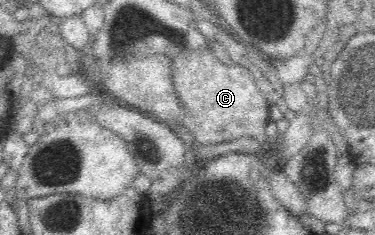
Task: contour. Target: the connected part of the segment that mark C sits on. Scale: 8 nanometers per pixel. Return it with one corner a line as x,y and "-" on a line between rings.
211,48
184,50
171,60
173,88
183,107
181,125
188,129
194,145
218,144
235,139
252,139
268,151
271,144
264,134
268,125
269,104
262,97
254,79
254,69
244,69
241,63
224,65
214,56

